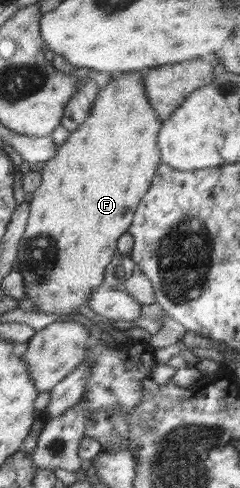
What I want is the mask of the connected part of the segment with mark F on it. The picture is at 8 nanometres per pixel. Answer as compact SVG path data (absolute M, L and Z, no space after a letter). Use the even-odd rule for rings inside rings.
M120 74L119 78L112 78L99 92L97 100L94 101L93 110L81 124L79 130L72 132L68 139L57 149L56 155L45 163L41 169L41 184L31 193L31 214L28 218L28 227L24 232L19 245L18 266L25 277L26 296L25 298L34 302L36 311L57 313L59 316L71 316L73 310L86 306L90 294L98 289L98 286L105 284L106 268L110 265L113 257L118 252L118 240L128 232L138 207L146 197L147 191L151 188L154 178L158 176L158 168L162 163L162 154L159 148L159 134L162 130L162 120L159 120L157 111L153 110L149 98L147 98L143 78L138 74L125 76Z

